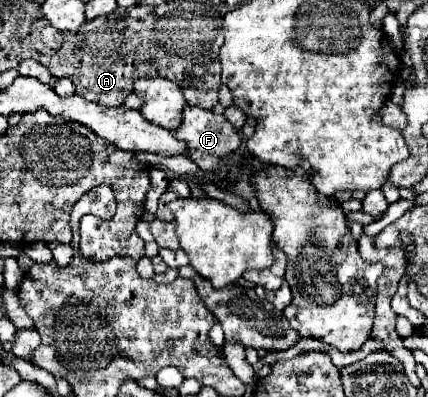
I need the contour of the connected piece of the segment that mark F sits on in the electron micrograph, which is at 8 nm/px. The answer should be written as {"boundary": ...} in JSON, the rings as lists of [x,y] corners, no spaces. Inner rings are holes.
{"boundary":[[[188,105],[182,115],[182,125],[174,131],[174,135],[188,143],[188,157],[204,171],[216,171],[220,167],[220,159],[240,147],[238,131],[228,123],[228,119],[202,107]]]}

